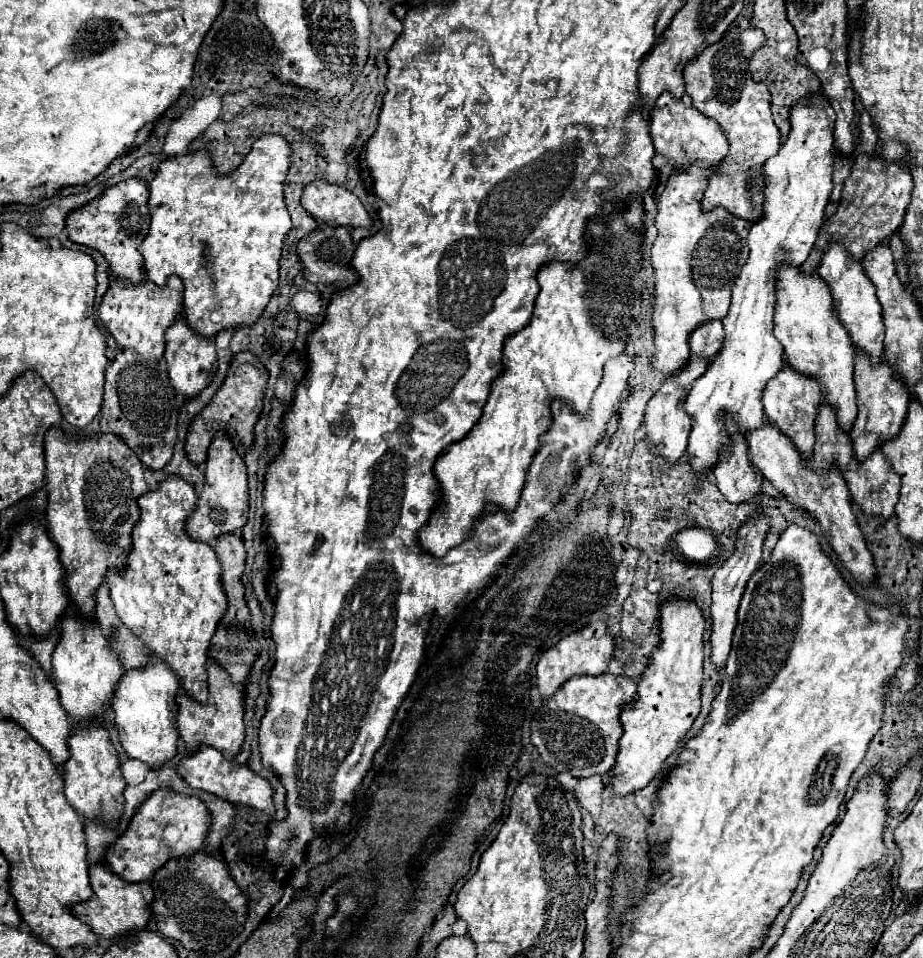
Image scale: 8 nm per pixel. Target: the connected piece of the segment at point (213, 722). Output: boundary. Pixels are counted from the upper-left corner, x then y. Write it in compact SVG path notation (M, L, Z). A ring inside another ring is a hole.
M206 661L206 671L208 671L208 703L202 705L194 699L188 699L188 693L184 689L178 691L176 703L178 703L178 733L184 739L186 747L194 751L198 745L206 743L214 749L218 749L224 757L234 759L240 753L242 741L244 741L244 707L242 707L242 697L244 691L232 683L224 667L220 667L216 661Z

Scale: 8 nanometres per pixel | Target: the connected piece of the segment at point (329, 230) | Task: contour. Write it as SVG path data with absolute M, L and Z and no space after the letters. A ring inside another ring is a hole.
M318 225L318 229L304 235L296 243L296 251L298 251L298 259L302 263L306 281L310 281L310 283L336 283L338 281L338 285L342 285L342 287L356 283L356 273L350 267L354 245L352 245L348 229Z

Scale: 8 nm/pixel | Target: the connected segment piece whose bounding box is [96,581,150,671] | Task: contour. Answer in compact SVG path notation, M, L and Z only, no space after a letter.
M102 581L102 585L96 591L96 621L102 625L104 637L108 639L112 649L118 653L124 671L128 667L140 667L148 661L148 647L132 631L128 631L128 627L116 615L106 581Z

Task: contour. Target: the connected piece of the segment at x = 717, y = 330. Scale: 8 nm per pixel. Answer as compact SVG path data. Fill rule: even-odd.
M706 321L690 335L690 349L692 353L702 353L702 357L710 359L714 353L720 351L724 339L724 329L720 321Z

